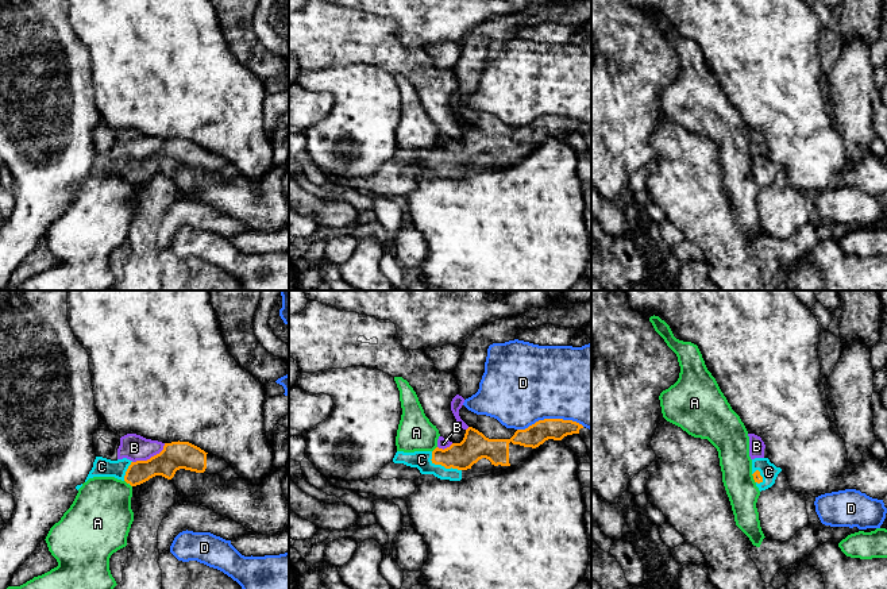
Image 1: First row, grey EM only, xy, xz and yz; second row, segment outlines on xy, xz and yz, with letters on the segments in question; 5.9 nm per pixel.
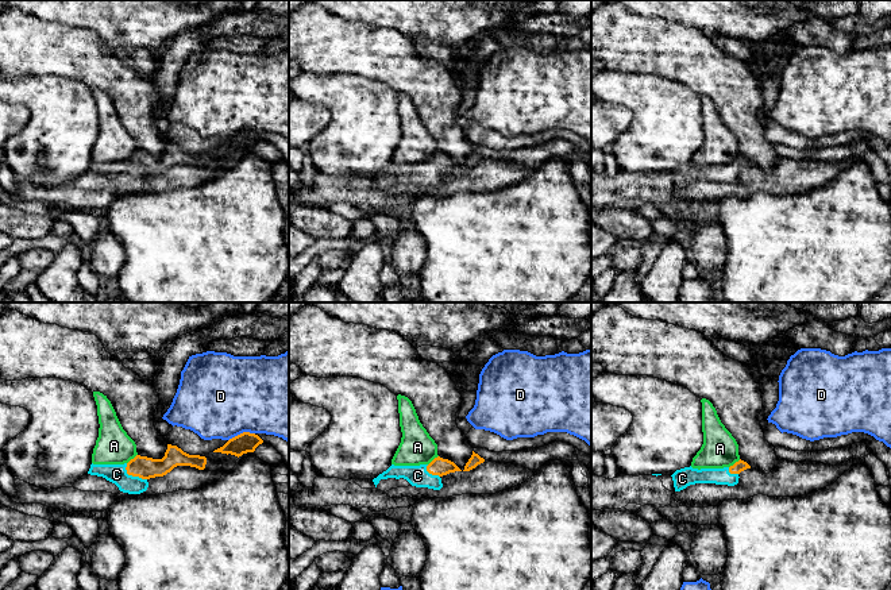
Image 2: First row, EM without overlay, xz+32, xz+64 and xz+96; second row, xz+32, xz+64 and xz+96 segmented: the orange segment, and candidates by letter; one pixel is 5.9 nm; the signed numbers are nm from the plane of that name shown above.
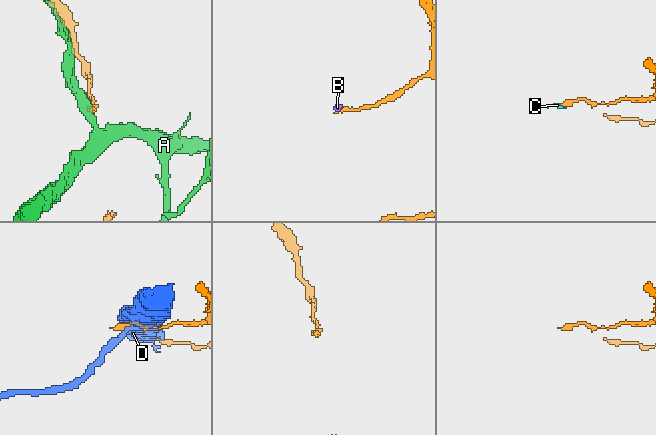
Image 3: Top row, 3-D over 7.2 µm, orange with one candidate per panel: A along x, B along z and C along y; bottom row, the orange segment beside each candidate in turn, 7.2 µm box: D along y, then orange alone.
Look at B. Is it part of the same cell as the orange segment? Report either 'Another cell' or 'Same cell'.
Another cell

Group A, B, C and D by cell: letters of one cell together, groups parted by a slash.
A / B / C / D

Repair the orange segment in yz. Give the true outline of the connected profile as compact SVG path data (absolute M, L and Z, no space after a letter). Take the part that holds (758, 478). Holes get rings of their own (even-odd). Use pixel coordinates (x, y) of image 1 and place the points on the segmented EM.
M768 458L752 459L752 476L760 492L771 488L780 471L782 469L771 463Z

